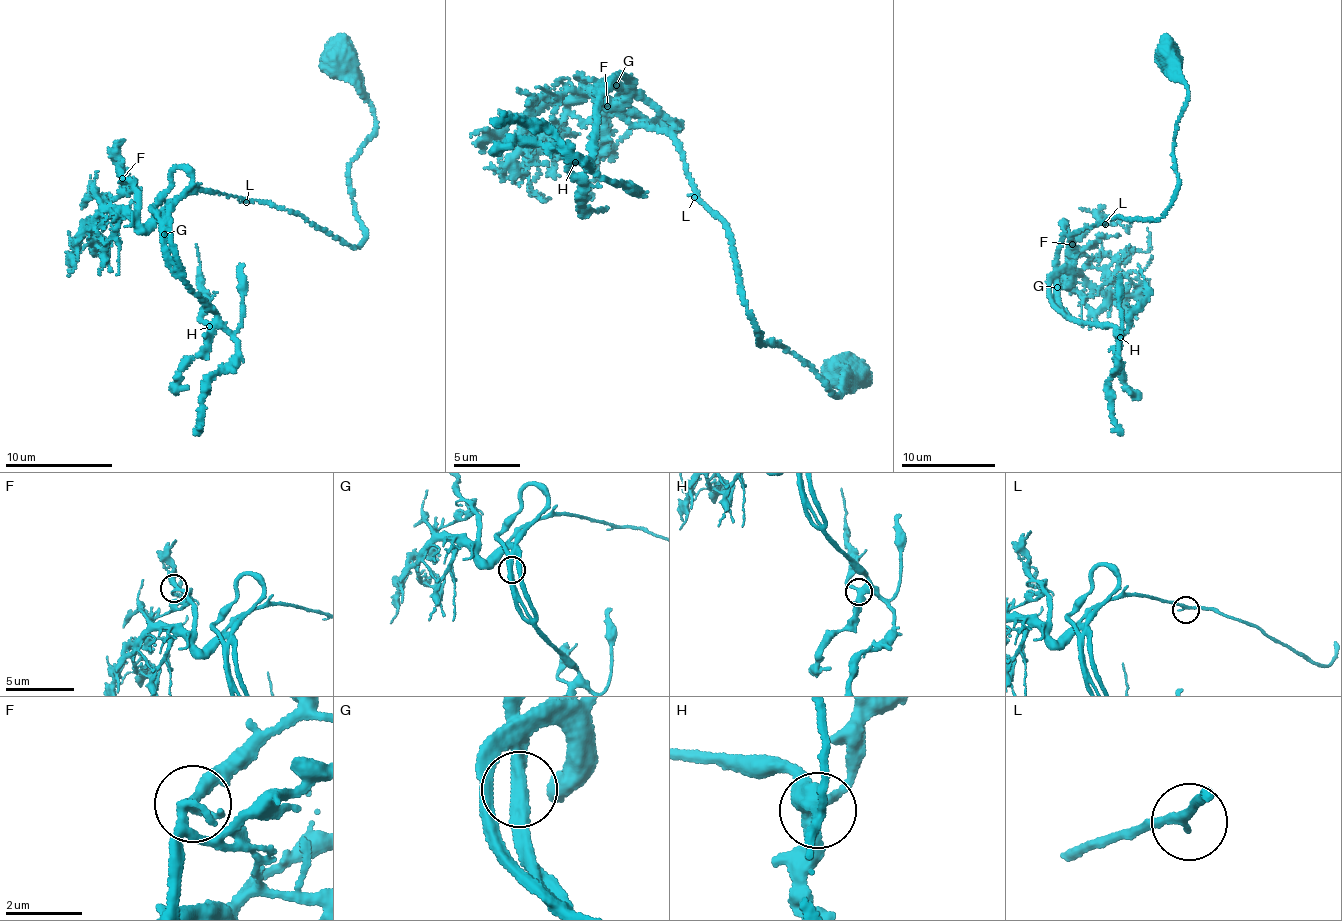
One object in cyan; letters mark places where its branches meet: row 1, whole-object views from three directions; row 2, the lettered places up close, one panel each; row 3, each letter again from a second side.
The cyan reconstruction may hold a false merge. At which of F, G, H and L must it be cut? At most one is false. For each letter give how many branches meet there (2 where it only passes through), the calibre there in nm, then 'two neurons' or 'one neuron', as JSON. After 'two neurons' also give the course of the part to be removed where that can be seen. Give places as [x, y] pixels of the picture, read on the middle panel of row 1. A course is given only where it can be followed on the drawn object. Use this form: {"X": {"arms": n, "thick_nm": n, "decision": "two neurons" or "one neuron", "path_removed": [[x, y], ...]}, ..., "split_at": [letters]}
{"F": {"arms": 2, "thick_nm": 300, "decision": "one neuron"}, "G": {"arms": 2, "thick_nm": 380, "decision": "one neuron"}, "H": {"arms": 3, "thick_nm": 320, "decision": "one neuron"}, "L": {"arms": 2, "thick_nm": 220, "decision": "one neuron"}, "split_at": []}

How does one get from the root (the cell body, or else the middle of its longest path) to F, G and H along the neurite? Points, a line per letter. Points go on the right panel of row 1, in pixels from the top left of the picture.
F: (1101, 221), (1073, 233), (1071, 240), (1077, 252), (1066, 282), (1066, 253), (1072, 244)
G: (1101, 221), (1065, 235), (1058, 255), (1056, 287)
H: (1101, 221), (1065, 235), (1050, 279), (1050, 300), (1070, 318), (1084, 322), (1108, 323), (1120, 337)

